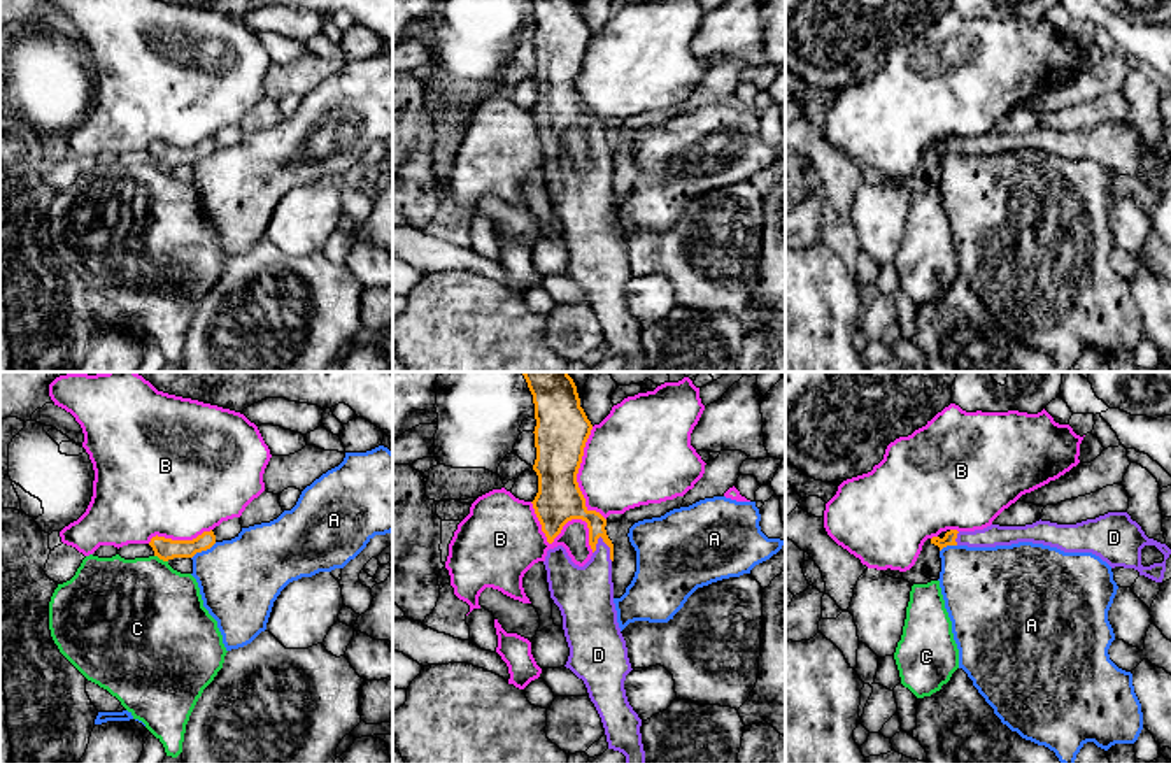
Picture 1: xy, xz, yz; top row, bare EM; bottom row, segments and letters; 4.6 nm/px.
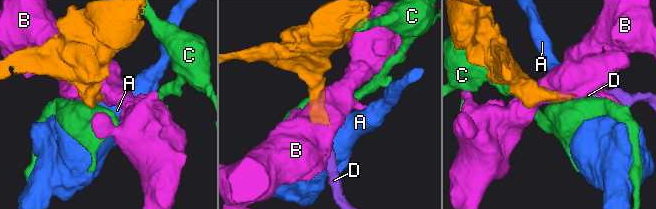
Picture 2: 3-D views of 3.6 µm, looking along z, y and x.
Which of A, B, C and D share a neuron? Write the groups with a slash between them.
A / B / C / D

